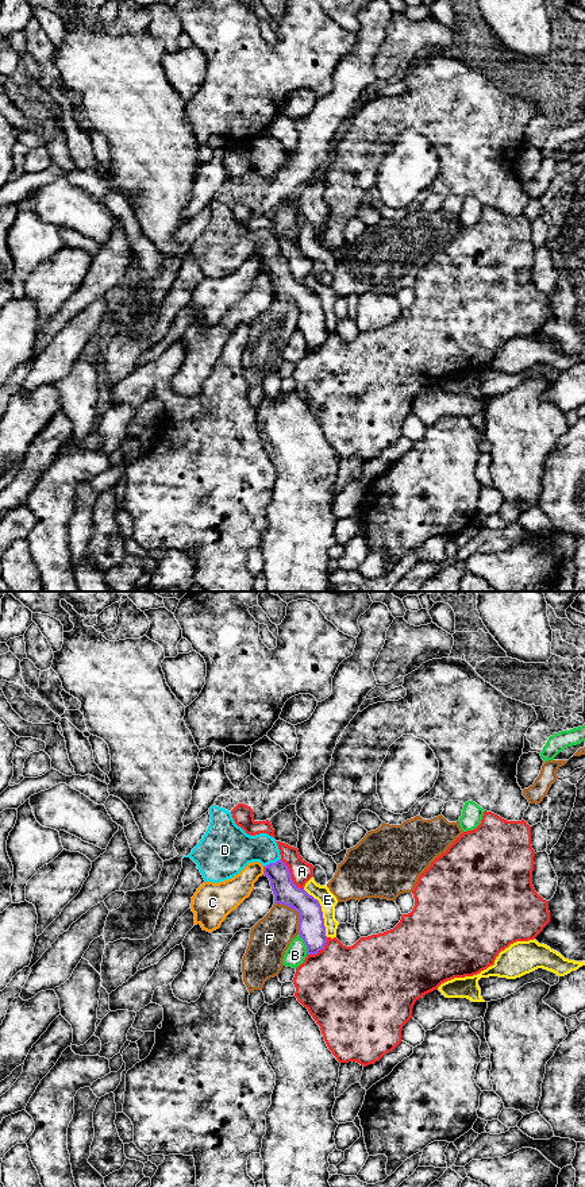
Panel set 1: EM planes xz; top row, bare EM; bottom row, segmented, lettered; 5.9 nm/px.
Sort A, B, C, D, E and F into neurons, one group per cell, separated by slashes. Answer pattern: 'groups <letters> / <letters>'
groups A / B / C / D / E / F

